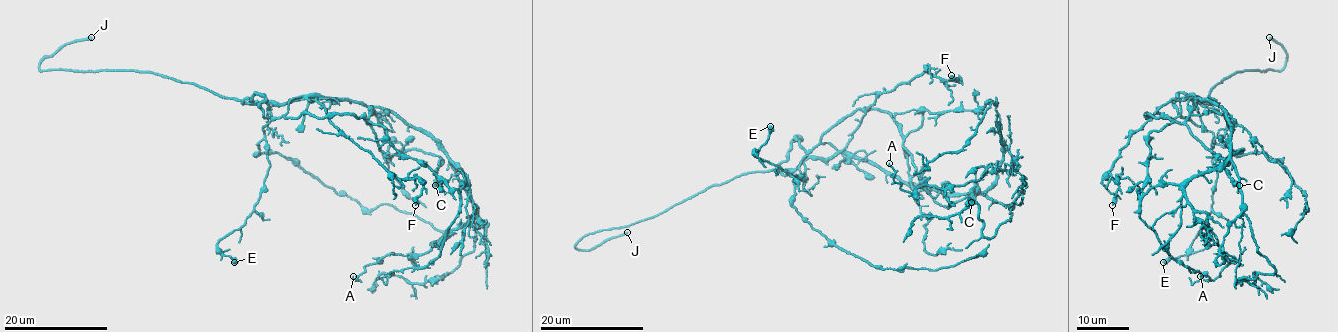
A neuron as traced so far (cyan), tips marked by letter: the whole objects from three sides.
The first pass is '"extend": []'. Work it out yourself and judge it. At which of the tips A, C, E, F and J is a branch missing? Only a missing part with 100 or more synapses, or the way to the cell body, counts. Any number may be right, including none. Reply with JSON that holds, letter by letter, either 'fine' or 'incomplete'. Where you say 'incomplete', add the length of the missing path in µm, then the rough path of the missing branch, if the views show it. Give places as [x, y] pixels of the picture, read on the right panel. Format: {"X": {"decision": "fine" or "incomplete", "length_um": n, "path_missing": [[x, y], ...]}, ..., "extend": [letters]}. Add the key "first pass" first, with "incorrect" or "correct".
{"first pass": "incorrect", "A": {"decision": "fine"}, "C": {"decision": "fine"}, "E": {"decision": "fine"}, "F": {"decision": "fine"}, "J": {"decision": "incomplete", "length_um": 30, "path_missing": [[1269, 37], [1255, 17], [1234, 24], [1220, 9], [1211, 6], [1211, 9]]}, "extend": ["J"]}

